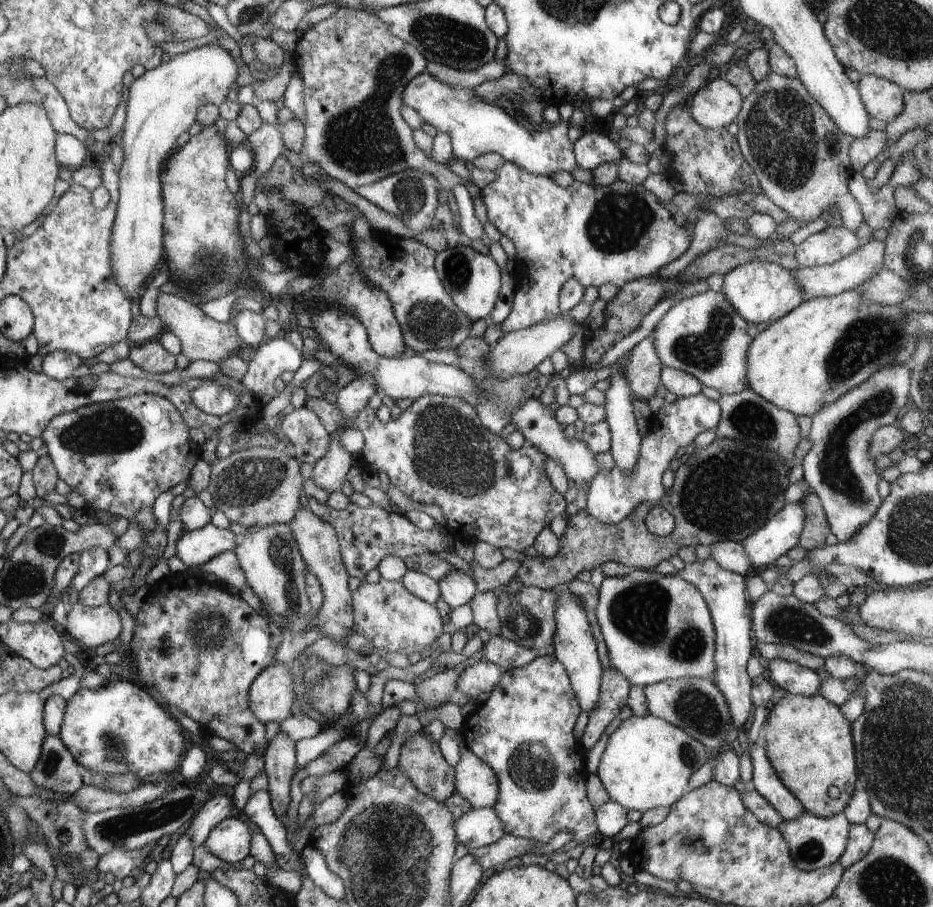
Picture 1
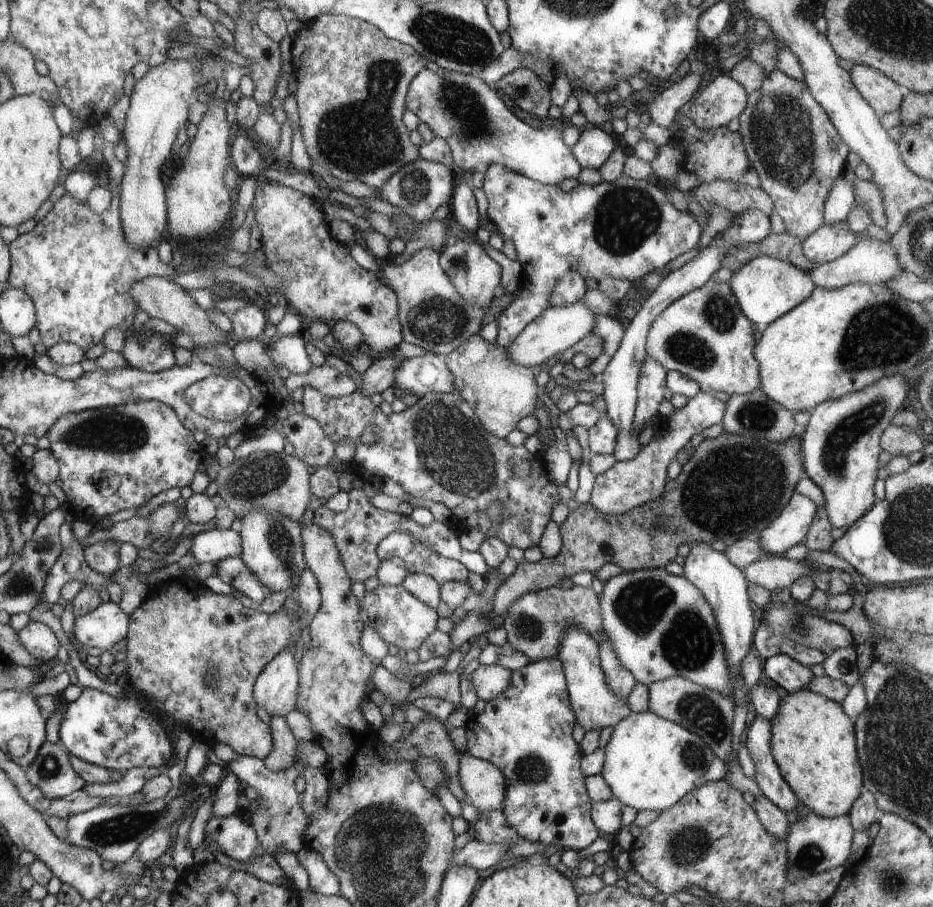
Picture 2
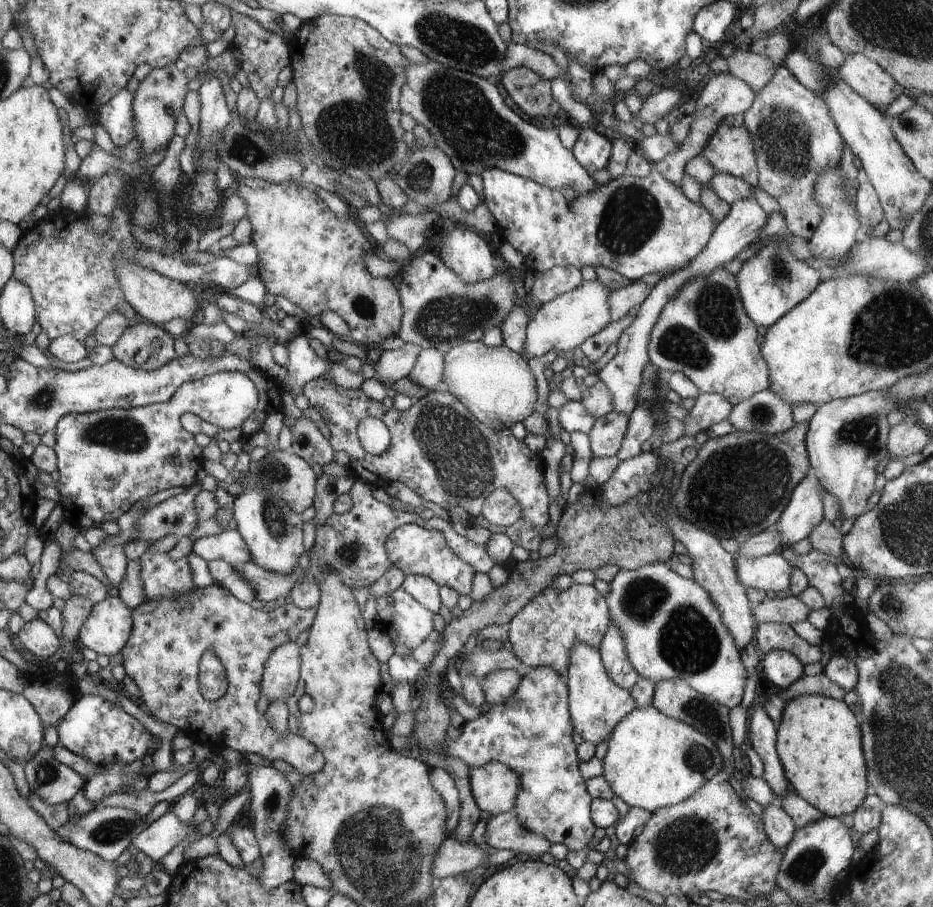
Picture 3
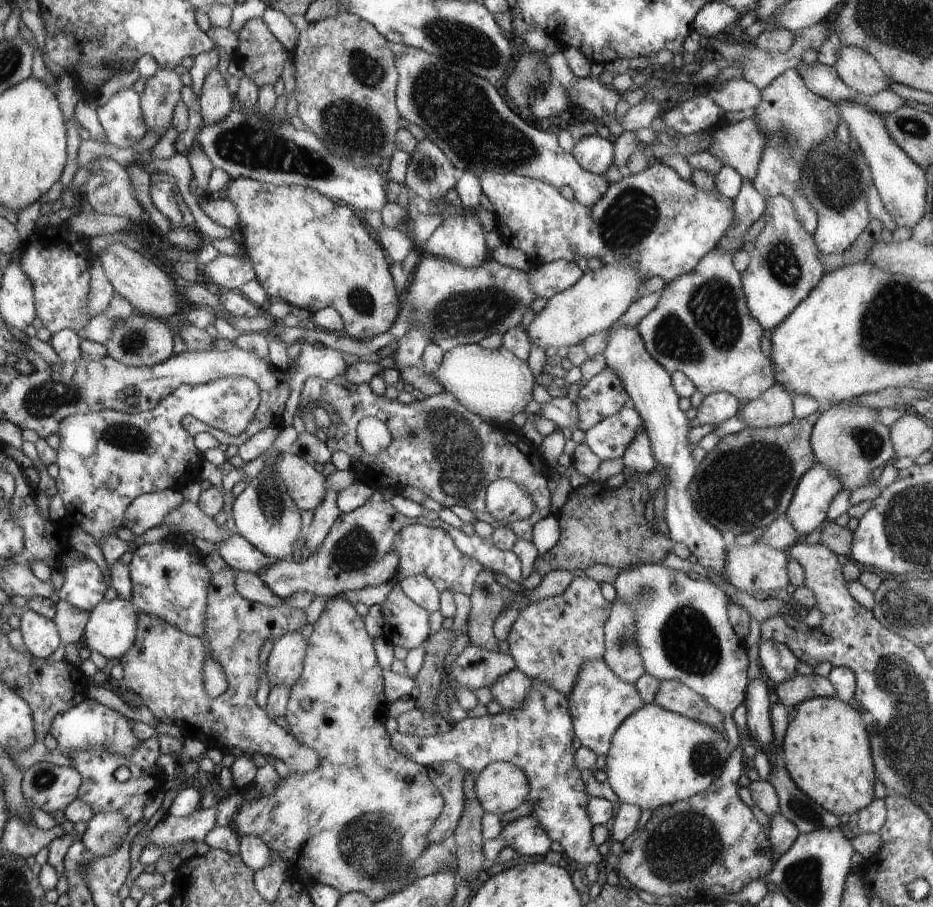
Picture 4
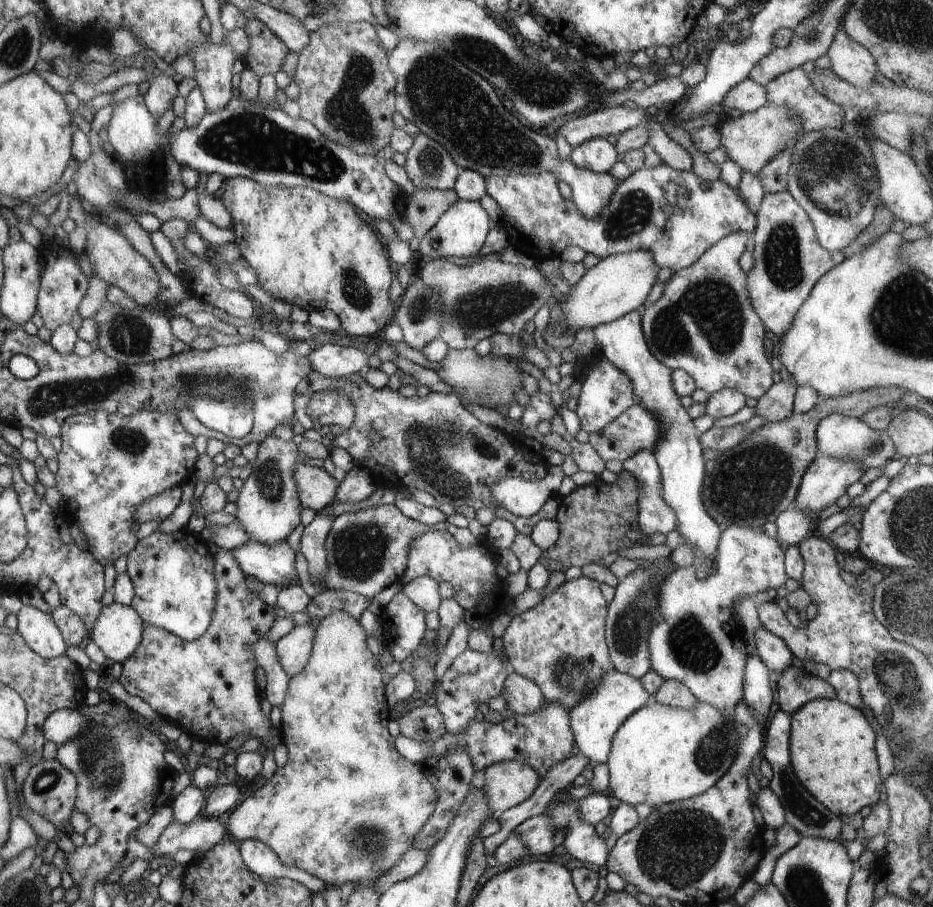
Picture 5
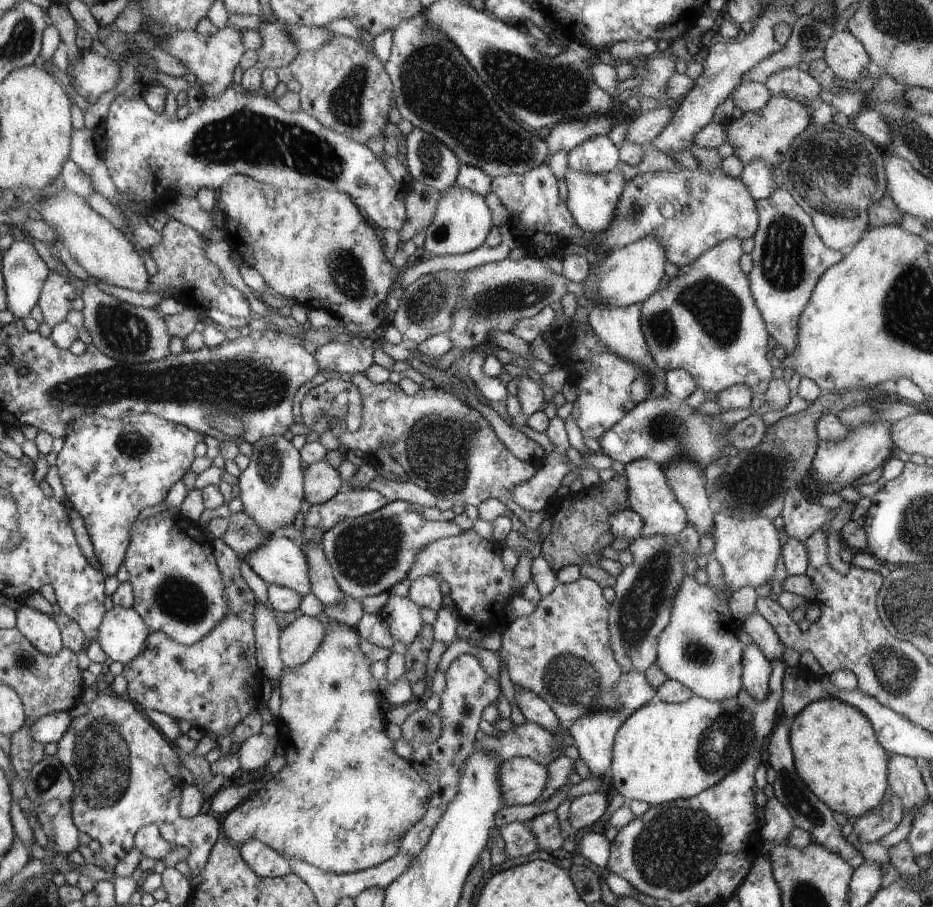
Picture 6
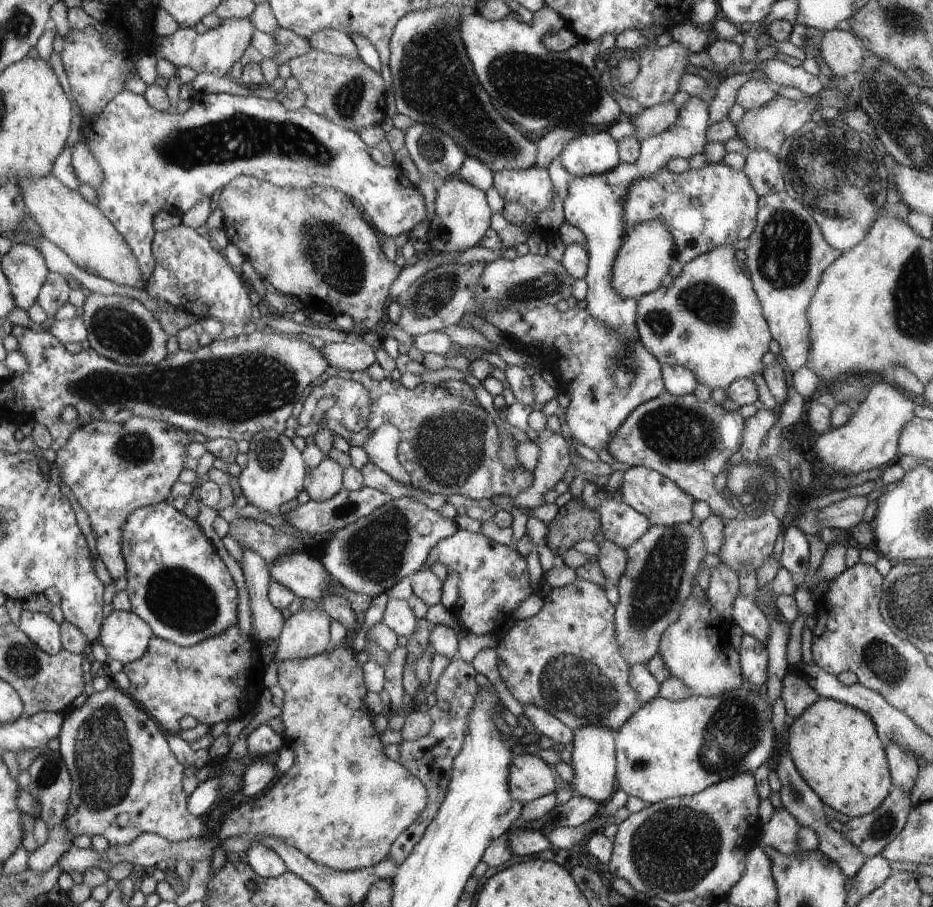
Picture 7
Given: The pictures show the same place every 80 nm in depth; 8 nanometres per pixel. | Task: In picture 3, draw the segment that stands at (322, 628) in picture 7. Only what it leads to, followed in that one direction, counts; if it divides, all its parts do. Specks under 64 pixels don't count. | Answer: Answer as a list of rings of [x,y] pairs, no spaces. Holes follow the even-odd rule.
[[[294,640],[278,646],[266,662],[265,676],[262,678],[262,696],[270,703],[286,702],[301,677],[301,650]]]

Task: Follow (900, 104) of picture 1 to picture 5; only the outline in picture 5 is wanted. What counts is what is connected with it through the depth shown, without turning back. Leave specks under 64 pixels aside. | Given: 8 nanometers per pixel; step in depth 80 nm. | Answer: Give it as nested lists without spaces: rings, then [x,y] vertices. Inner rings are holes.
[[[840,27],[835,34],[834,40],[828,49],[827,55],[831,60],[831,69],[846,82],[861,89],[870,88],[872,85],[876,85],[874,82],[874,76],[878,72],[876,61],[870,51],[863,47],[861,44],[854,42]]]

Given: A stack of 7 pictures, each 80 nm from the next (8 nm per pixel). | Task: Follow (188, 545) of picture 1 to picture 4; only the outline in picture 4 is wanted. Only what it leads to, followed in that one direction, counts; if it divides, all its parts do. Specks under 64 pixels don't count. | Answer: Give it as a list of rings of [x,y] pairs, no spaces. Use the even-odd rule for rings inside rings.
[[[237,533],[236,536],[230,536],[226,542],[220,542],[220,544],[214,544],[202,538],[195,538],[193,544],[204,557],[209,557],[210,554],[220,554],[224,563],[235,570],[257,575],[264,568],[272,566],[270,556],[260,552],[256,546],[252,546],[248,540]]]

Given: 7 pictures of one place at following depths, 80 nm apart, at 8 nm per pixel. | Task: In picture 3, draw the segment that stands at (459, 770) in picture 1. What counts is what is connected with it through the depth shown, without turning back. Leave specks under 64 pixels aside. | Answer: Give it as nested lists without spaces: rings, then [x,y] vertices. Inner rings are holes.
[[[490,762],[470,768],[472,798],[482,812],[492,816],[512,813],[522,789],[521,776],[504,763]]]

